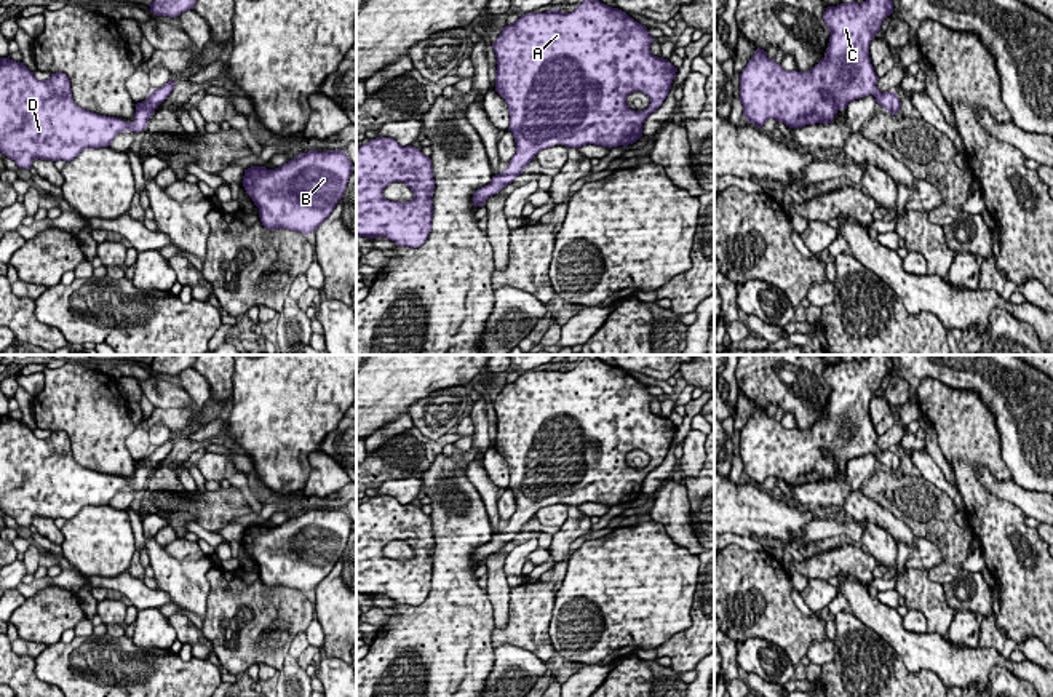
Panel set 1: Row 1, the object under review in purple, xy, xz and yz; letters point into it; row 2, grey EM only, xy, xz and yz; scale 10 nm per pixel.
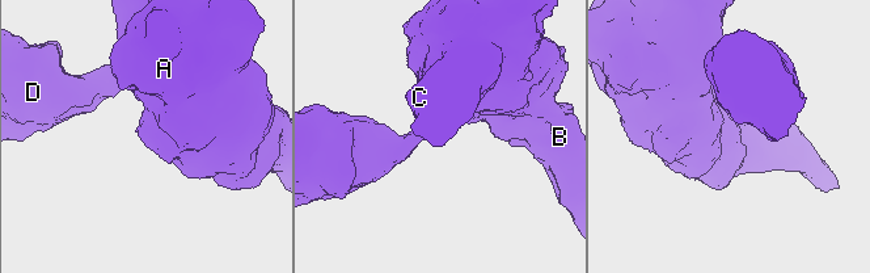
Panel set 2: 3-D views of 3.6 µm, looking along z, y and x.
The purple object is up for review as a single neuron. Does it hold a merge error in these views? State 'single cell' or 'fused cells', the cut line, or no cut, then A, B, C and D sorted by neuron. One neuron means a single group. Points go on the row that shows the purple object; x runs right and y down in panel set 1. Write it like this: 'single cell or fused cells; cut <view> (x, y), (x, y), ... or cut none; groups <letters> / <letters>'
single cell; cut none; groups A B C D

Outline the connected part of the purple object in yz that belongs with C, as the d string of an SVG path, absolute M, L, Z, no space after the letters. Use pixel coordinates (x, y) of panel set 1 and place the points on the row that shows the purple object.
M892 0L828 6L823 19L831 32L825 59L807 72L785 70L757 48L740 74L743 117L761 128L769 118L789 128L832 123L832 117L860 98L872 94L892 115L901 102L895 91L880 93L869 45L882 21L893 13Z

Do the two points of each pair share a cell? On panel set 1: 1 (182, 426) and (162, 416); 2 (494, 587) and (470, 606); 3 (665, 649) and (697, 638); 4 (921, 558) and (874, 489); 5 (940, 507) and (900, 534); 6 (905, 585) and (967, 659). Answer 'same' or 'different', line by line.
1: same
2: different
3: same
4: different
5: different
6: different

